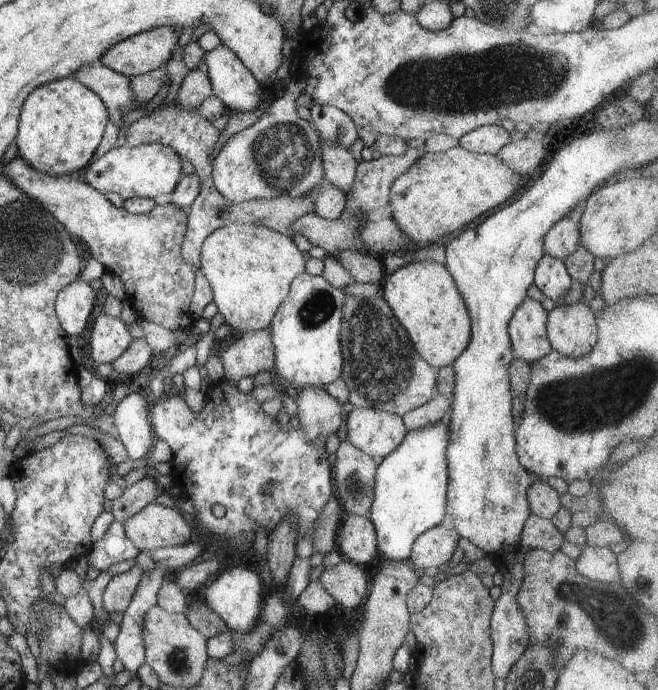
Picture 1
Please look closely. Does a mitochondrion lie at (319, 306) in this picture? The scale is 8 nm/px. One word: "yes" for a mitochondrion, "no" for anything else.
yes

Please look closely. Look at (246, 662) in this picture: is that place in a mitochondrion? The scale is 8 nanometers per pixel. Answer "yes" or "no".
no

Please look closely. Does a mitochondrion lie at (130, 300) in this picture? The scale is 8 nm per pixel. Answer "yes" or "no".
no

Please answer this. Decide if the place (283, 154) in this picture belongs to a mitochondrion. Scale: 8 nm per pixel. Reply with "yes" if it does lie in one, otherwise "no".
yes

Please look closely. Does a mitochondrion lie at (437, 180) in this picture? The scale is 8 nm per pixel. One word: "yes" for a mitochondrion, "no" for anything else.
no

